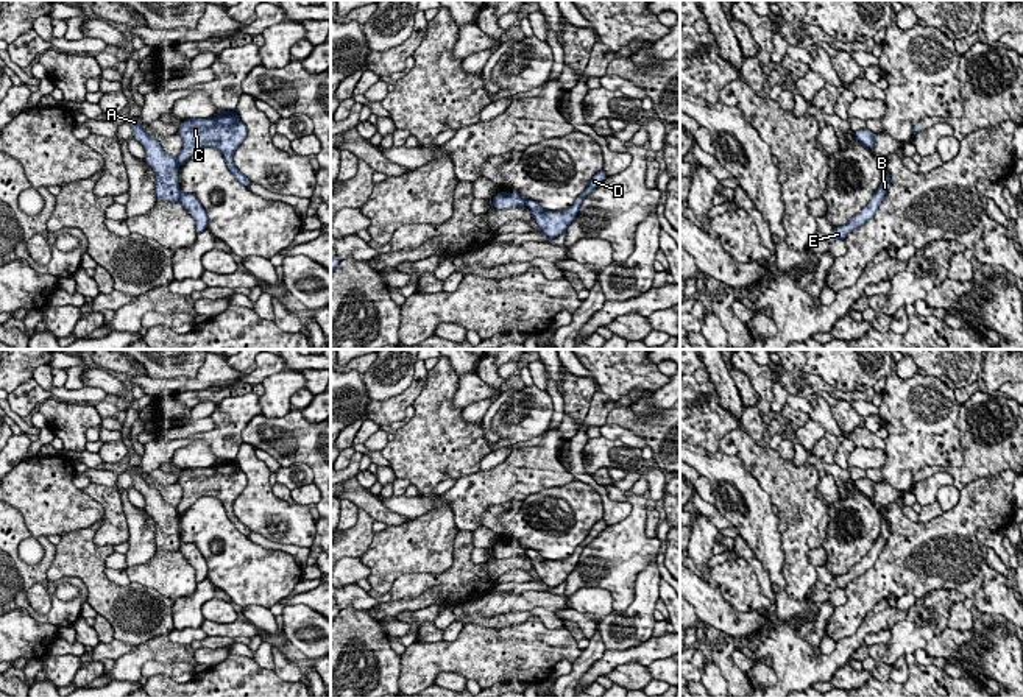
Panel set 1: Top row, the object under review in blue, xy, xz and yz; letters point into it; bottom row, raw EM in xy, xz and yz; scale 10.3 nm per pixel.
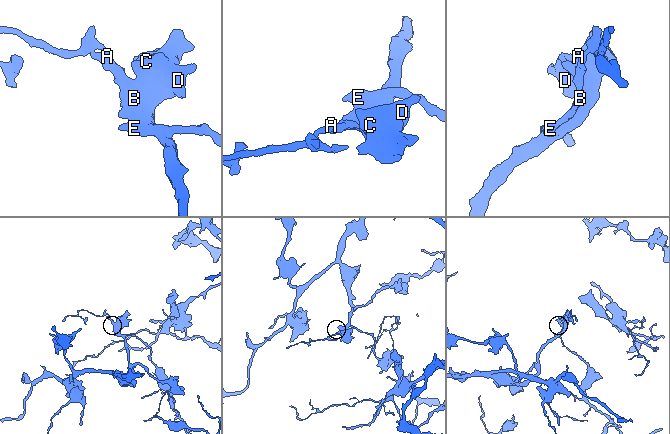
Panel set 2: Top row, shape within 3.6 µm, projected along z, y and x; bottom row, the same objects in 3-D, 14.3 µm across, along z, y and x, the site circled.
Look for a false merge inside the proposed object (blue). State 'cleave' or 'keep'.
cleave

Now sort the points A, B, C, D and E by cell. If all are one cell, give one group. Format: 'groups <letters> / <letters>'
groups A B E / C D

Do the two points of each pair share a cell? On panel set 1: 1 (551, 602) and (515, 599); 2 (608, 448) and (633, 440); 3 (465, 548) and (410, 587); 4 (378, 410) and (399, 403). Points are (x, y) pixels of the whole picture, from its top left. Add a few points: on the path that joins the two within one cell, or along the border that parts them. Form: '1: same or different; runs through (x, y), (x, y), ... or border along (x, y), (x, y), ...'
1: same; runs through (541, 599), (524, 599)
2: different; border along (601, 434), (640, 449)
3: same; runs through (460, 565), (445, 580), (428, 580)
4: same; runs through (382, 410), (395, 407)

